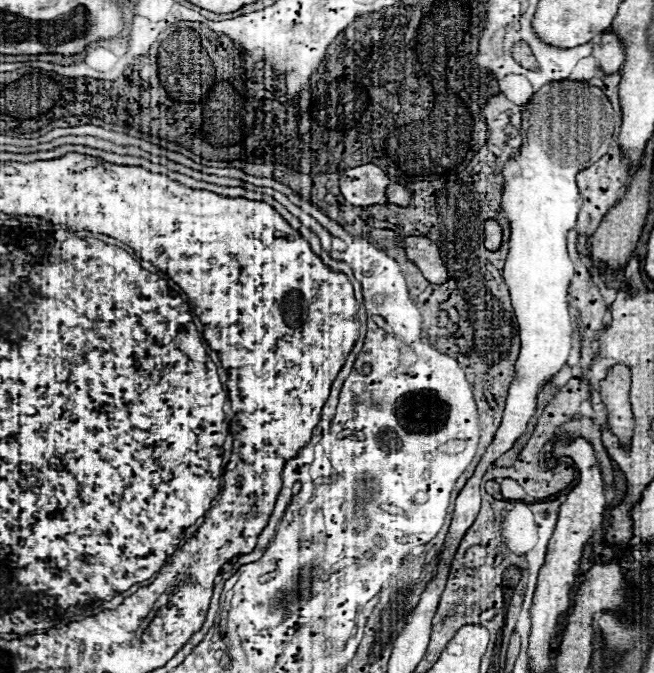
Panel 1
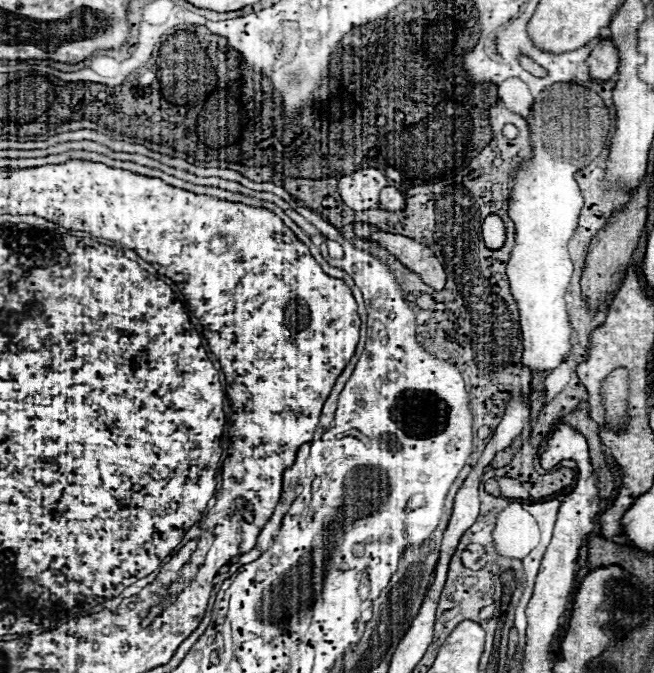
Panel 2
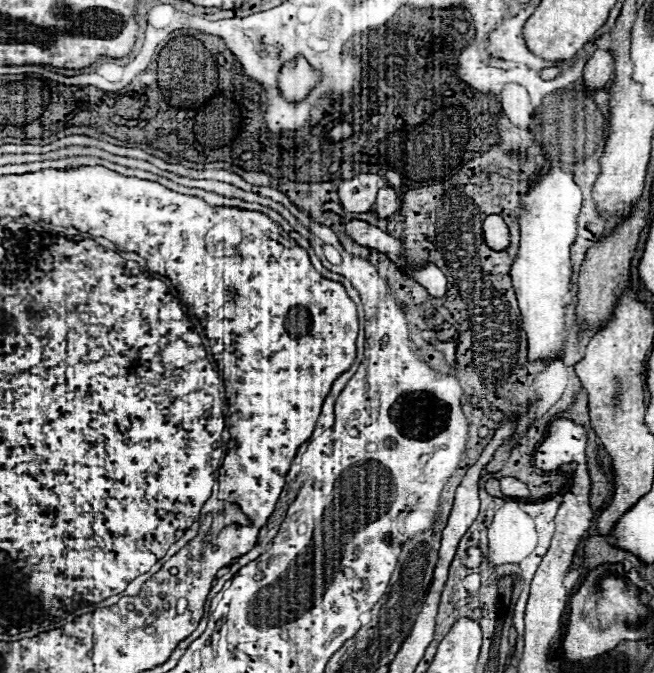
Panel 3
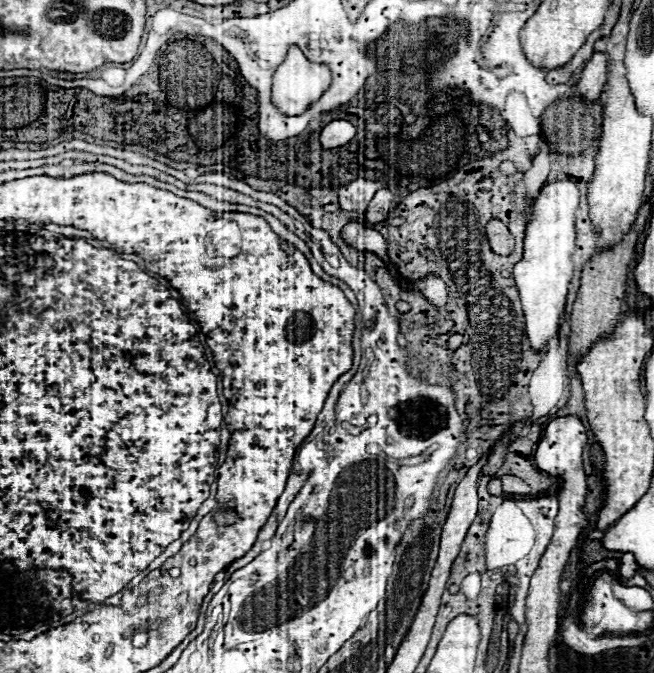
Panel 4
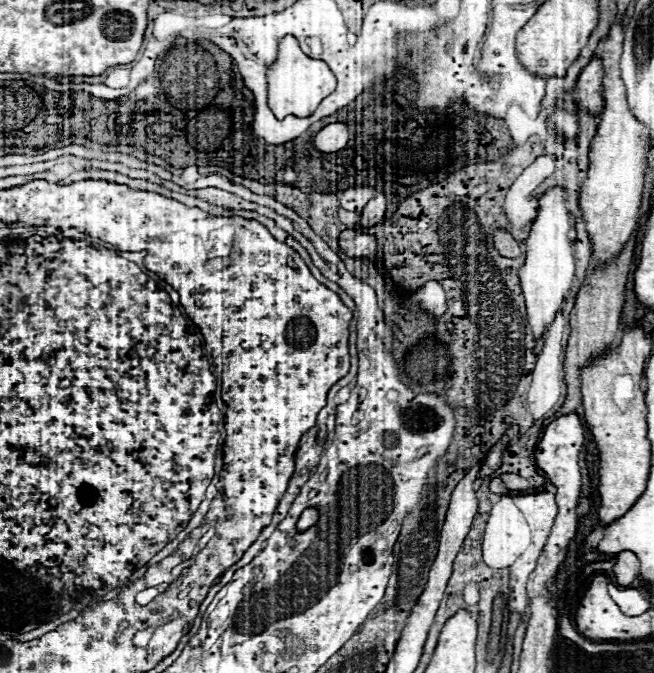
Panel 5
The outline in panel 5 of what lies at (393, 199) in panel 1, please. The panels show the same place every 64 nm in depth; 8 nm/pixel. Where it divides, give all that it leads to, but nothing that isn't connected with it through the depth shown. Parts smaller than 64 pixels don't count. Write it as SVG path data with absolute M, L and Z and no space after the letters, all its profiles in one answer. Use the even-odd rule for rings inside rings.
M378 192L362 210L360 226L370 228L374 224L380 224L384 220L384 212L386 212L386 196L384 196L384 192Z

